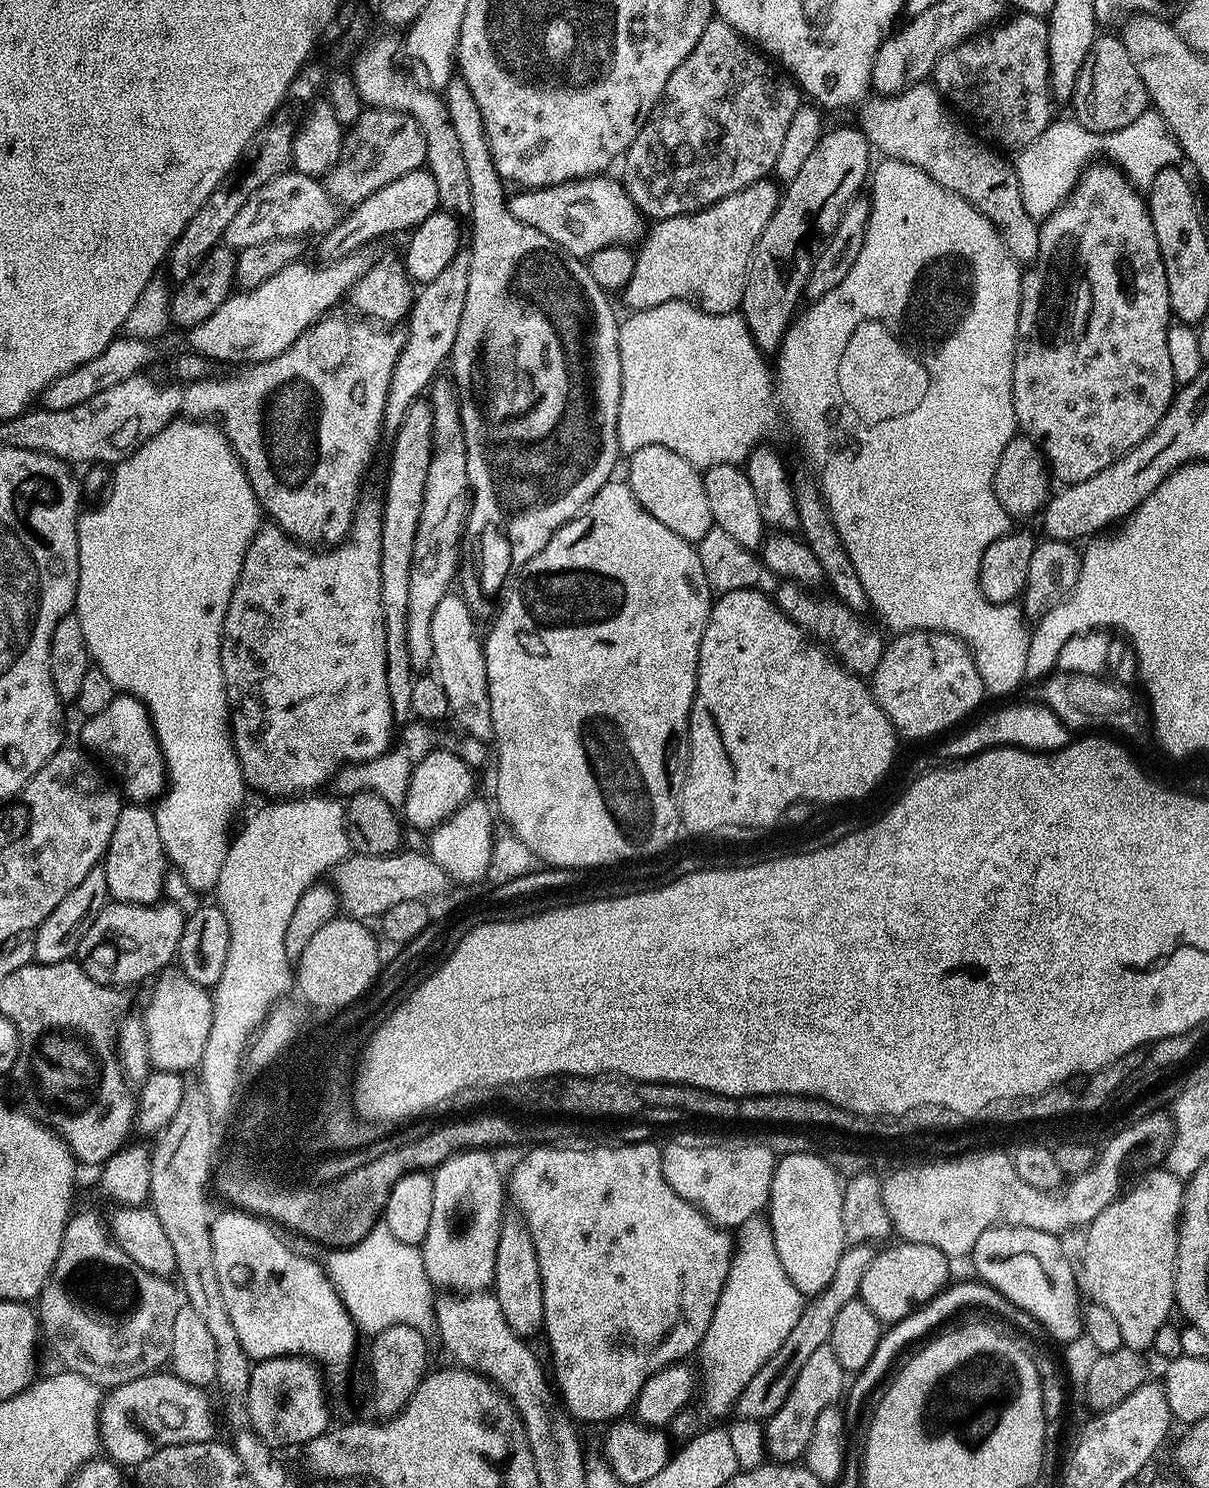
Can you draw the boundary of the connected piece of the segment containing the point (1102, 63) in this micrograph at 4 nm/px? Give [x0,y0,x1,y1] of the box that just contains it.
[1070,35,1149,132]

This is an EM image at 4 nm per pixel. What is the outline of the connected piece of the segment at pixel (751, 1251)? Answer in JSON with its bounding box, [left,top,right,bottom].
[705,1215,805,1352]

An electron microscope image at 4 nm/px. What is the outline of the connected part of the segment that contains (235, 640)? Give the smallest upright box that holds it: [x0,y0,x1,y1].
[220,495,394,798]

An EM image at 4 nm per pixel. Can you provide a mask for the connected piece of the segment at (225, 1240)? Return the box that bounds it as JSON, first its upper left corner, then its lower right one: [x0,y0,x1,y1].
[212,1210,297,1280]

